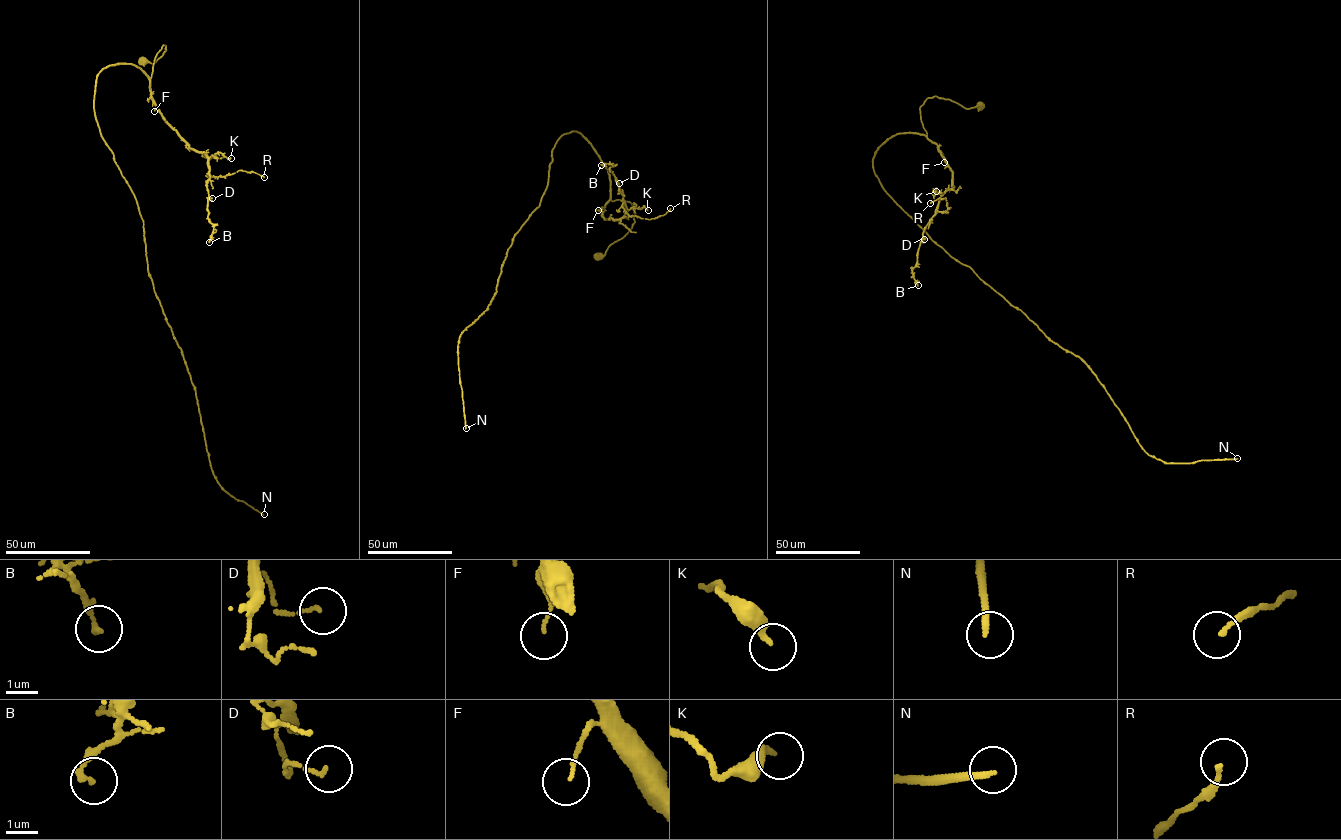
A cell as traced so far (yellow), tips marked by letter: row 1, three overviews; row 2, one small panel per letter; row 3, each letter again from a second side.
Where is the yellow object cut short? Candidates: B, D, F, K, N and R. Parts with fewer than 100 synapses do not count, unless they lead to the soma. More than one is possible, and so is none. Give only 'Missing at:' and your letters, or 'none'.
Missing at: N

